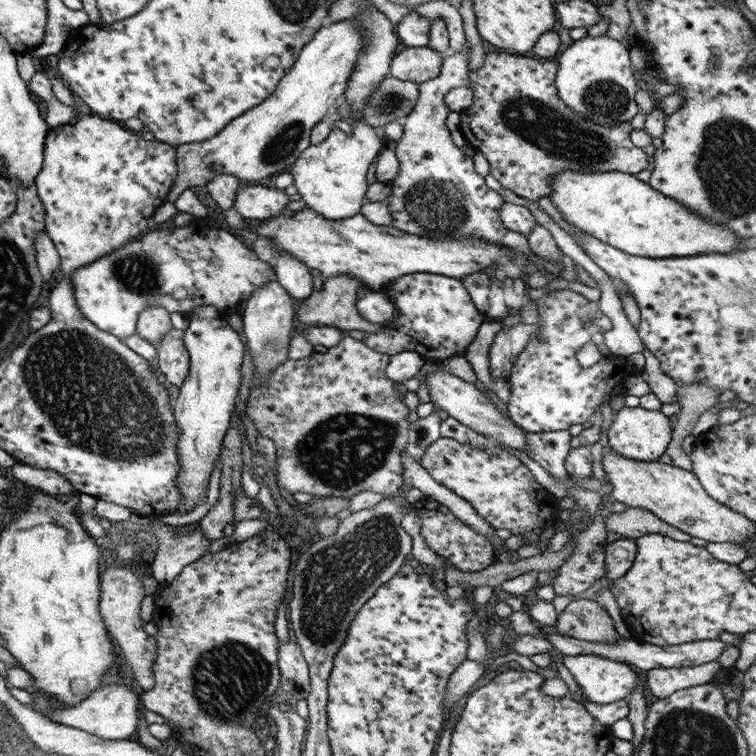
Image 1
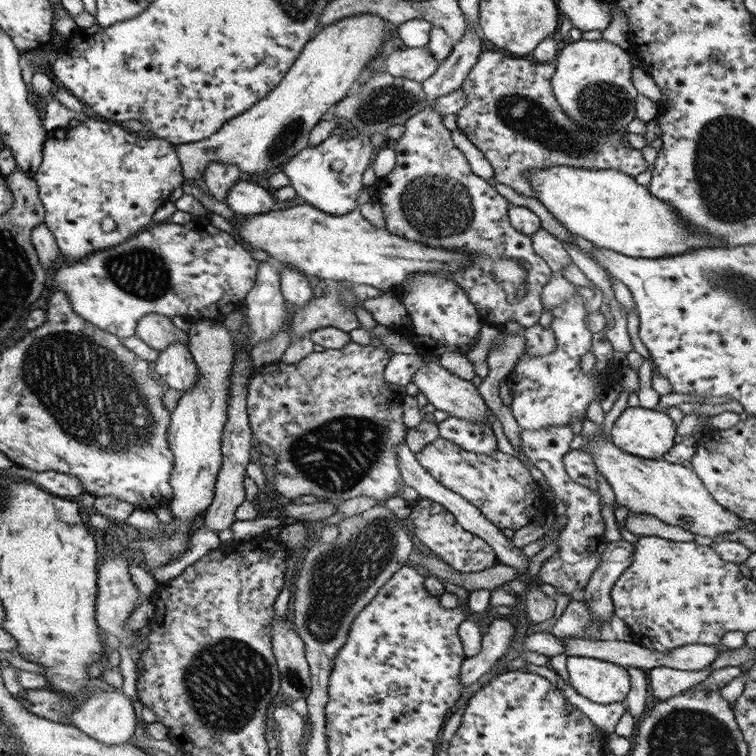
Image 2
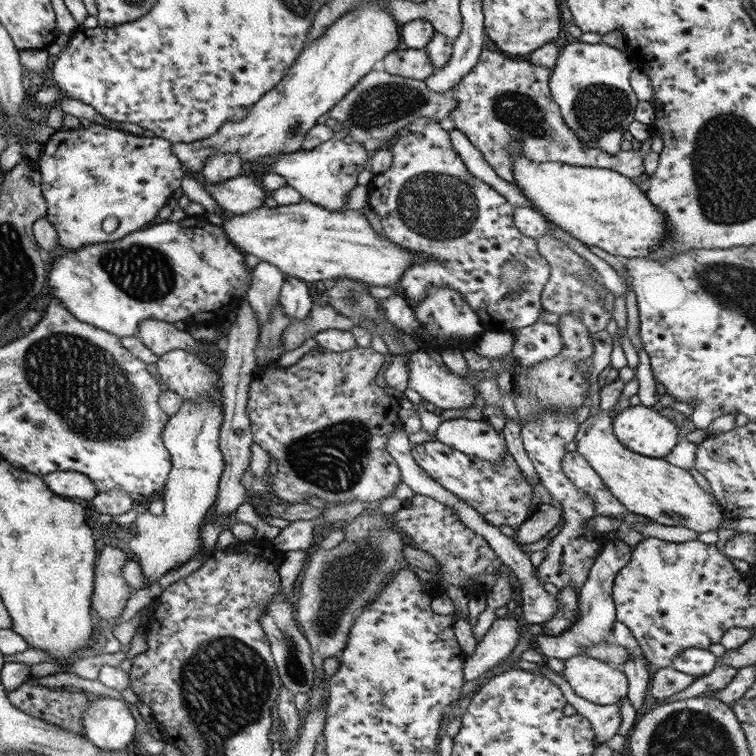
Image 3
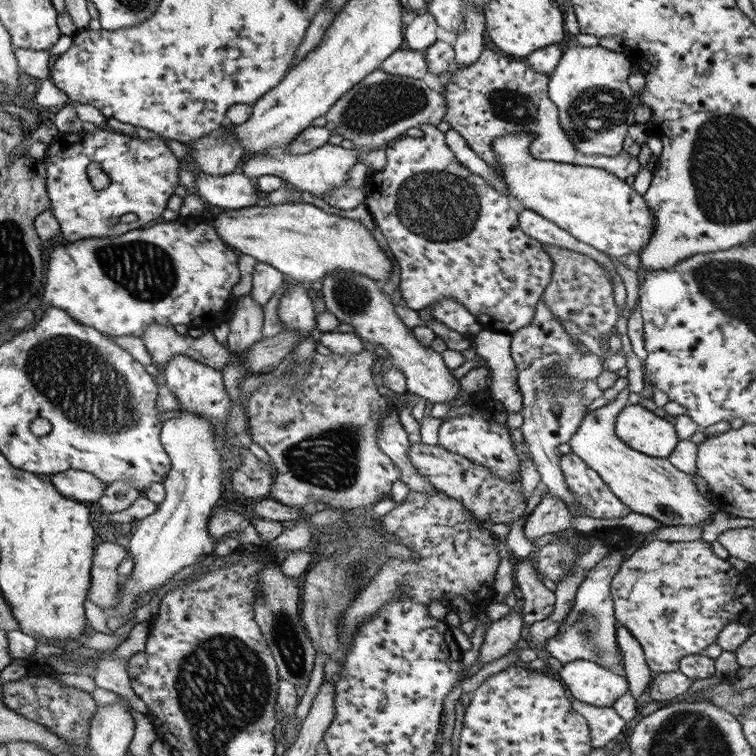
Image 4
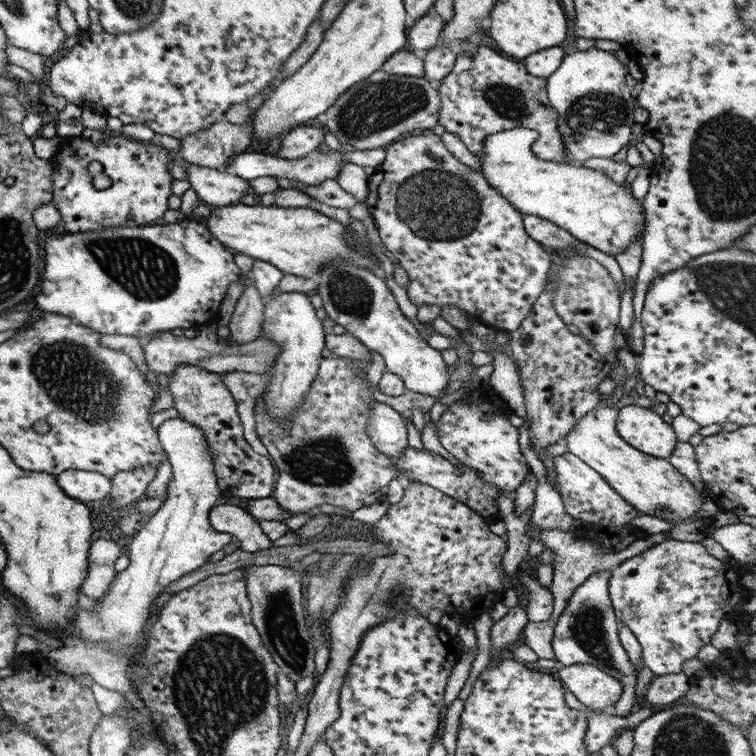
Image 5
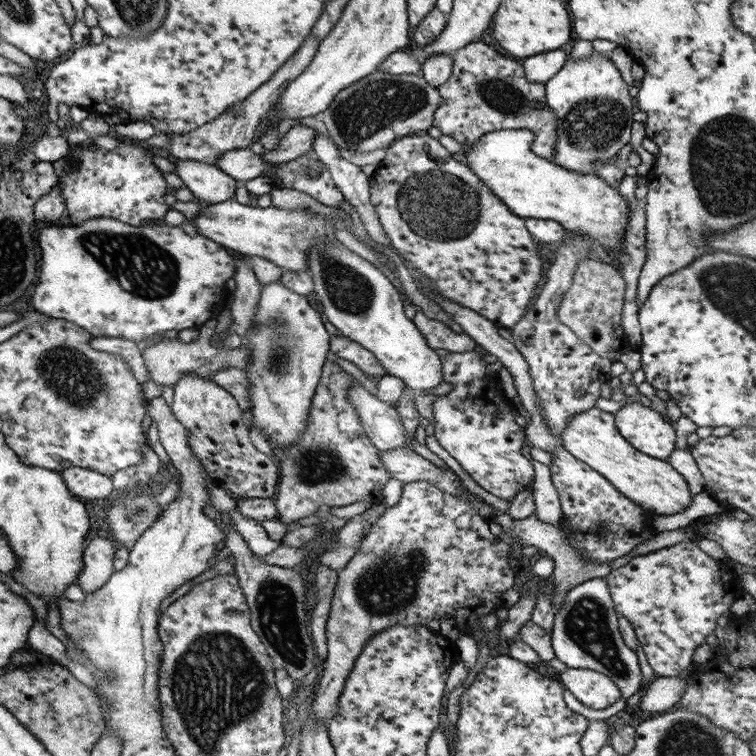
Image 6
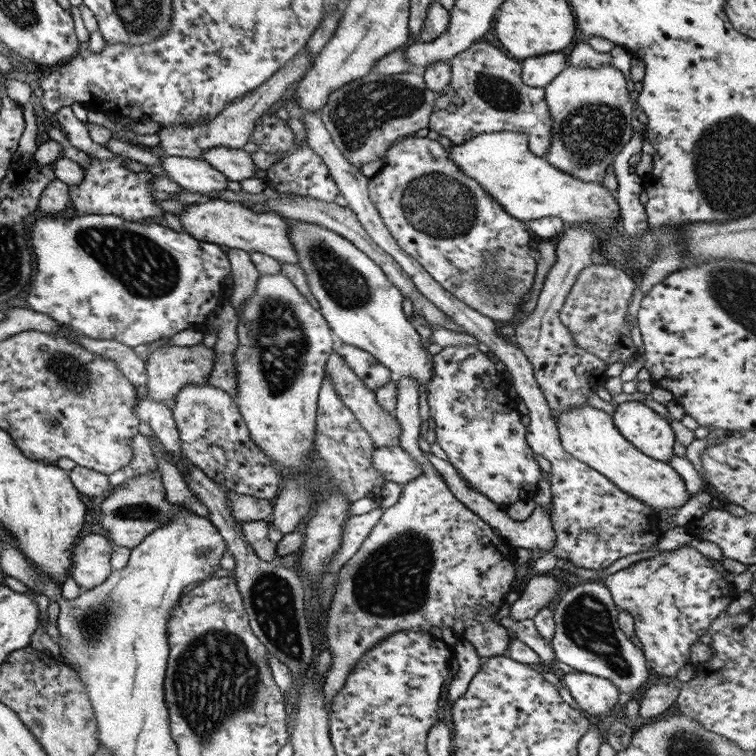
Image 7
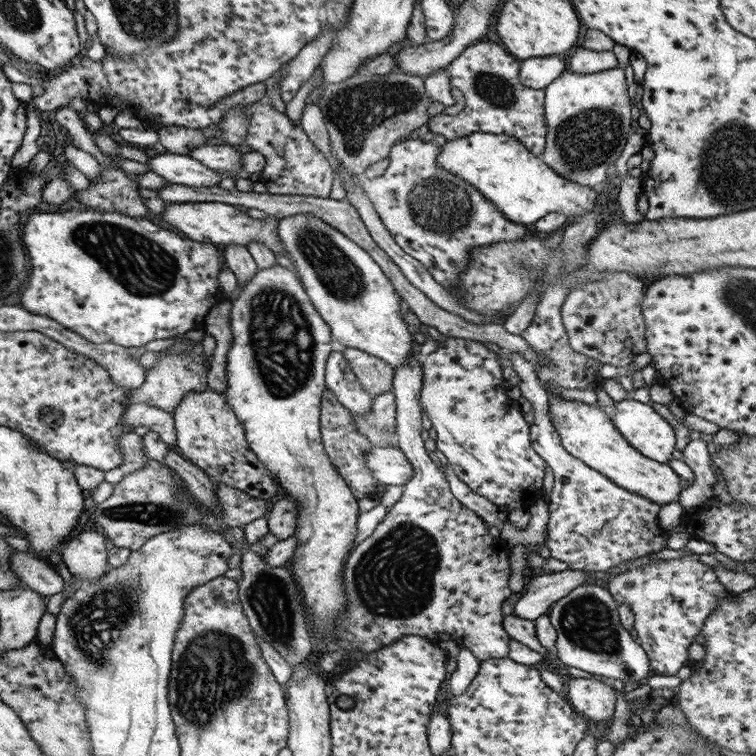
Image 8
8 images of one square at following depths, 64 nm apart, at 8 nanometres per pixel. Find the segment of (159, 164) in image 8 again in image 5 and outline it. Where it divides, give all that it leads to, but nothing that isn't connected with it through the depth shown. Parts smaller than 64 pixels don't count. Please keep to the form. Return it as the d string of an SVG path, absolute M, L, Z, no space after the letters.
M195 164L183 165L189 188L199 200L213 206L227 206L241 203L240 198L245 194L253 195L247 180L243 180L225 170L215 170Z

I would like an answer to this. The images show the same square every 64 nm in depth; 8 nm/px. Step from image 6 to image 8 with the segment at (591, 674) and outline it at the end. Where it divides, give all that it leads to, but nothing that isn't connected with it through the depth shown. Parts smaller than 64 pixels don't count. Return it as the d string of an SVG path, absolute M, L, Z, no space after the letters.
M571 677L567 683L566 698L572 709L585 717L590 725L612 718L615 692L613 687L602 681Z

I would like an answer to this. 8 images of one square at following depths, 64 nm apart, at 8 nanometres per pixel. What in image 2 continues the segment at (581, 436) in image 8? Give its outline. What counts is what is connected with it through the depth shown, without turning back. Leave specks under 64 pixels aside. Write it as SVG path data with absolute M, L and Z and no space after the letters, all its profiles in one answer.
M586 418L582 426L580 435L589 442L581 449L590 455L596 472L611 487L617 506L621 505L631 513L654 516L665 524L680 526L694 535L708 536L713 540L723 532L741 528L741 524L745 522L717 504L692 470L680 464L669 464L662 458L644 459L627 454L611 444L610 438L603 438L602 426L597 426Z

